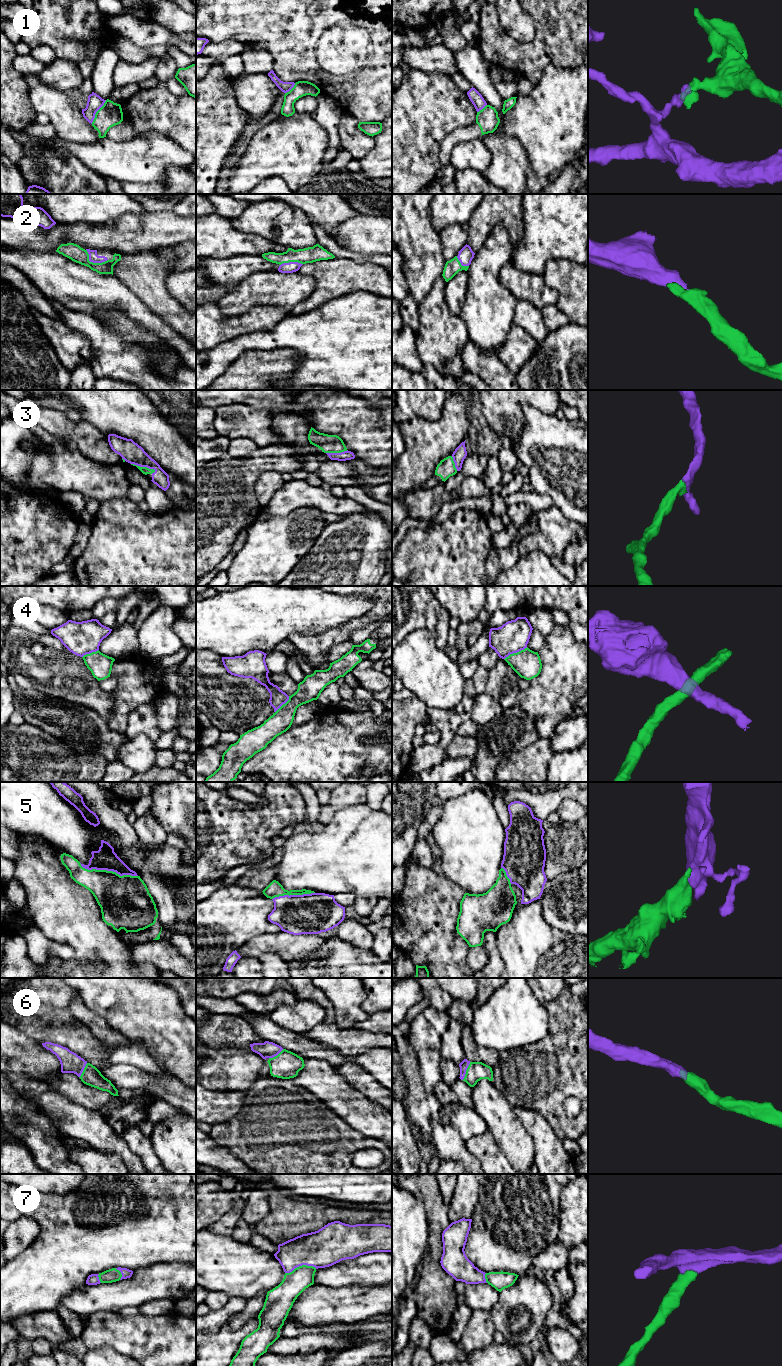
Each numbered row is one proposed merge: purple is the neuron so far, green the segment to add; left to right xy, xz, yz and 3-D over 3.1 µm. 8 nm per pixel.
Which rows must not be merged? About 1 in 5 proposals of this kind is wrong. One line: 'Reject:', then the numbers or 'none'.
Reject: 1, 4

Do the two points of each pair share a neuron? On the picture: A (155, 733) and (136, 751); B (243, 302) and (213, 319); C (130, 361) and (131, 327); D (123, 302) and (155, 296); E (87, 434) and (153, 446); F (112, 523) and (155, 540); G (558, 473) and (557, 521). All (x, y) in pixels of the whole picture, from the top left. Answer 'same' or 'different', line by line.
A: different
B: different
C: different
D: different
E: different
F: same
G: different

